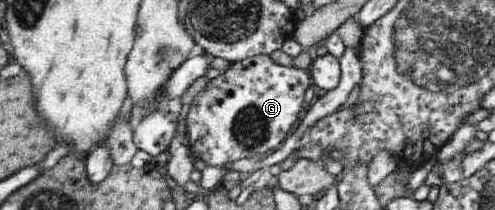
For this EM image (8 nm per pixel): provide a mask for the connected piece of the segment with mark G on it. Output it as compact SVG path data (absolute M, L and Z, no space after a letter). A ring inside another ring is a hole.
M257 55L241 62L236 62L229 69L221 72L215 79L199 92L192 101L192 106L185 117L185 129L188 136L190 157L203 159L206 166L232 167L240 159L263 159L279 150L285 139L293 131L299 121L299 113L304 110L305 93L311 87L310 73L297 67L283 67L277 64L269 55Z

